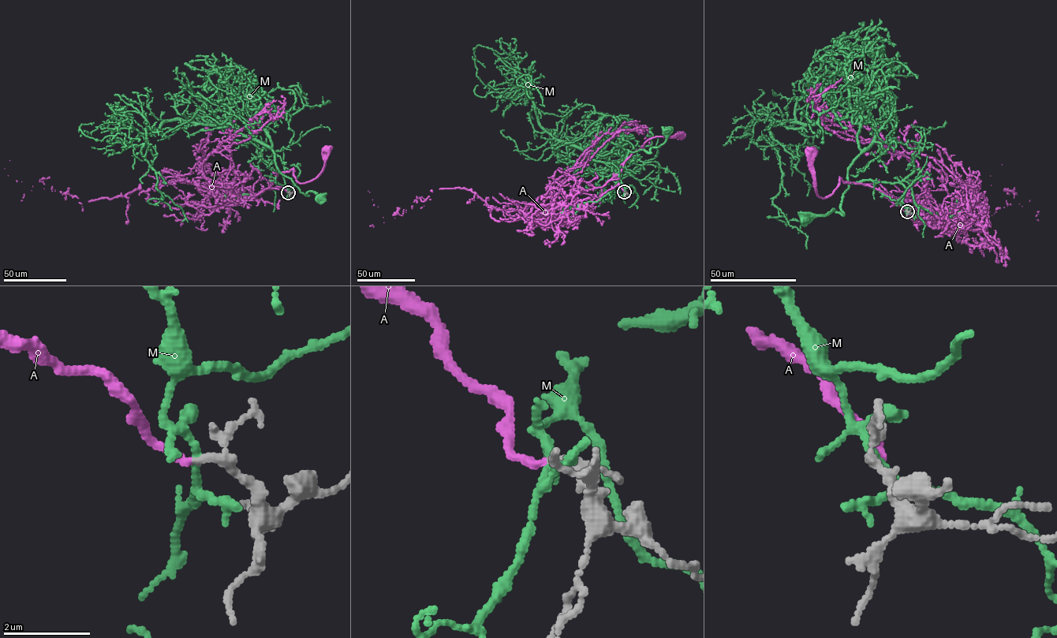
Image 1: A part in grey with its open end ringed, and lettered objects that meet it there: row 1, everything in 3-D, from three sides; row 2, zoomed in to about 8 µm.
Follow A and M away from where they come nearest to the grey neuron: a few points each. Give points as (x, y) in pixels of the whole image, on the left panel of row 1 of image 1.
A: (288, 192), (263, 189), (235, 204), (267, 188), (279, 173), (293, 169), (300, 183), (315, 179), (326, 149)
M: (288, 192), (282, 175), (277, 169), (289, 177), (305, 195), (308, 191), (315, 192), (320, 198)

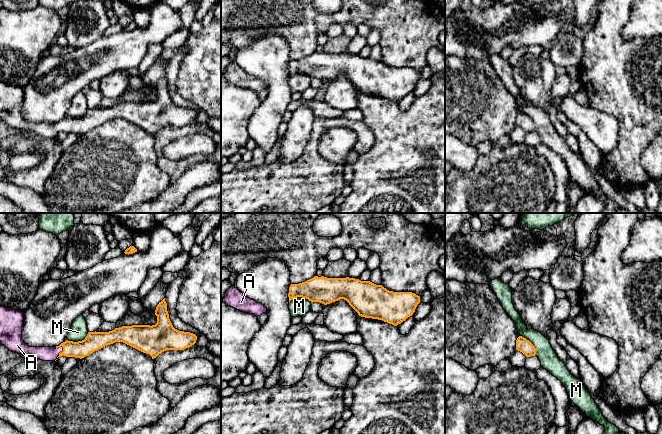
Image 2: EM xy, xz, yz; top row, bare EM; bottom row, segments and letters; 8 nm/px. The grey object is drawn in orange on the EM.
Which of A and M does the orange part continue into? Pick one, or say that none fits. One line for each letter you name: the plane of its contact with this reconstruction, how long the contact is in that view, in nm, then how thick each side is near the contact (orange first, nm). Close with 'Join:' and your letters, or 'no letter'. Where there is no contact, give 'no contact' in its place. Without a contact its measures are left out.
A: xy | 140 nm | 140/110 nm
Join: A

